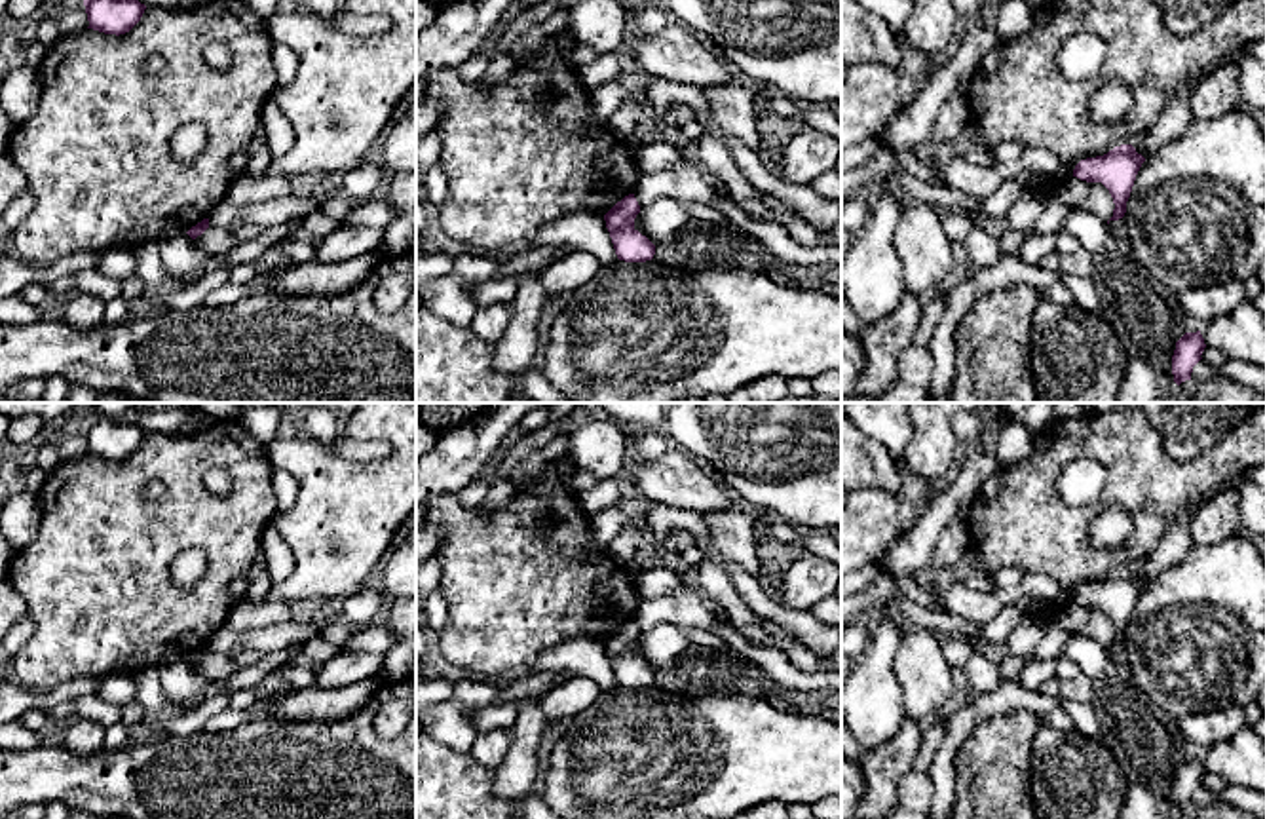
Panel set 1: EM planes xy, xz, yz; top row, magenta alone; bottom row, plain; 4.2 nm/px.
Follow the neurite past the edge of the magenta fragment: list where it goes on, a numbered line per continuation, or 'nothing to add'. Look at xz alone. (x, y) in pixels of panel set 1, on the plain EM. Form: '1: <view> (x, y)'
nothing to add

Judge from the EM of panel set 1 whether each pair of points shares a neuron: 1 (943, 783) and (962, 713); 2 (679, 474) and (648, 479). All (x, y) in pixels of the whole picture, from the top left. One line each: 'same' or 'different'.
1: same
2: same

